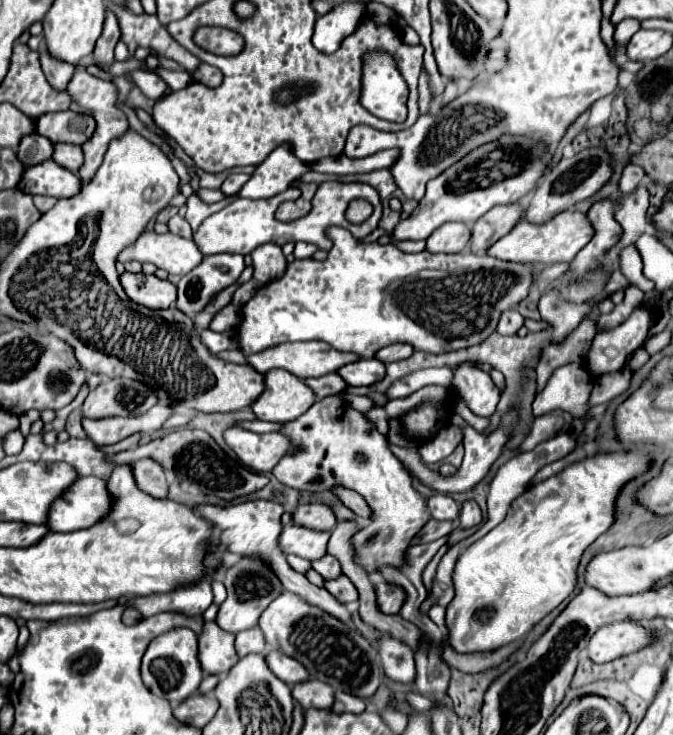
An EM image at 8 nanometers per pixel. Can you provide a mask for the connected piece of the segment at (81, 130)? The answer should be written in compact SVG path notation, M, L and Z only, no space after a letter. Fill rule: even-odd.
M61 111L61 113L45 113L37 119L37 133L51 139L53 143L71 143L83 145L93 137L97 123L91 115Z

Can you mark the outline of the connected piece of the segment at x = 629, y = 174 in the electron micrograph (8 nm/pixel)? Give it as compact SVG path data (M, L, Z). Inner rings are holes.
M627 165L625 169L623 169L623 175L621 175L621 181L619 181L619 191L623 193L623 195L629 195L639 183L641 183L641 179L643 179L643 169L641 167L637 167L637 165Z

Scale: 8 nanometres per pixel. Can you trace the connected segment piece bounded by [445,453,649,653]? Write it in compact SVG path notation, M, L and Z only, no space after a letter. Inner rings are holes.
M607 453L607 455L595 455L595 457L589 457L589 459L583 459L579 463L573 463L569 467L565 467L561 473L549 477L547 481L535 485L535 487L529 487L525 495L519 497L519 501L515 501L505 517L505 521L501 525L497 525L495 529L491 529L485 537L481 537L479 541L475 541L473 545L469 545L461 557L457 559L455 563L455 571L453 571L453 587L455 587L455 597L453 601L447 605L445 609L445 627L449 631L449 647L455 649L457 653L483 653L483 651L495 651L499 647L505 647L513 641L519 641L521 637L525 637L531 627L535 623L539 623L549 611L553 611L563 599L567 599L573 589L575 589L575 569L577 569L577 563L581 559L581 553L601 535L605 533L605 529L609 529L609 523L613 523L613 499L617 497L619 489L633 477L641 475L645 469L647 469L647 461L649 461L649 455L647 453Z

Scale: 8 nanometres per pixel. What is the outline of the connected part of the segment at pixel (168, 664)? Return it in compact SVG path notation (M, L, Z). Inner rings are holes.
M175 627L155 637L143 655L141 677L147 689L157 697L167 699L171 707L177 707L181 701L185 701L191 693L197 691L203 679L203 671L197 661L197 633L187 627Z

